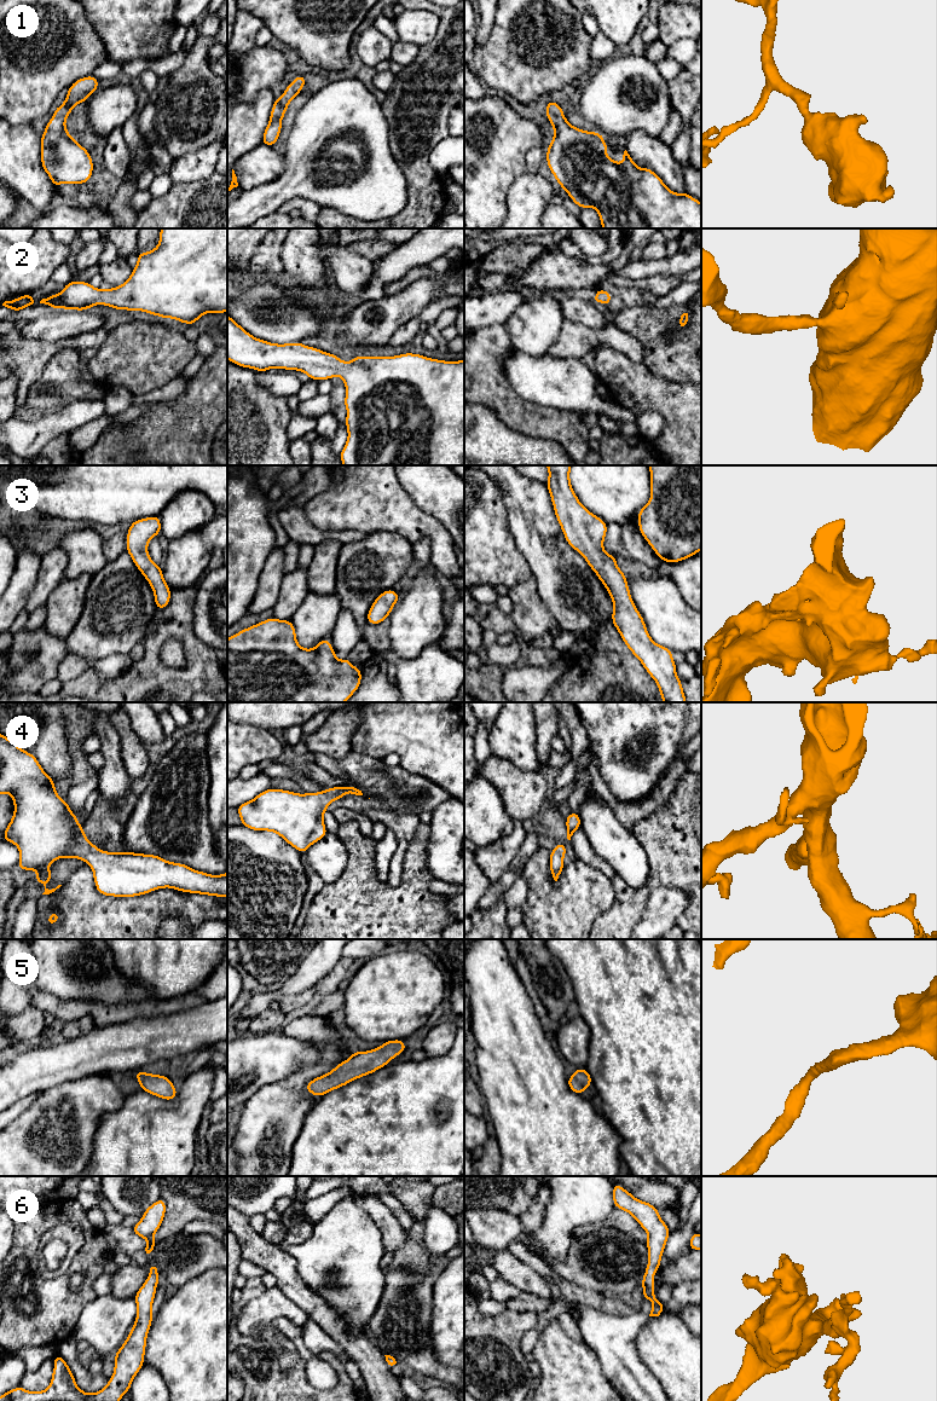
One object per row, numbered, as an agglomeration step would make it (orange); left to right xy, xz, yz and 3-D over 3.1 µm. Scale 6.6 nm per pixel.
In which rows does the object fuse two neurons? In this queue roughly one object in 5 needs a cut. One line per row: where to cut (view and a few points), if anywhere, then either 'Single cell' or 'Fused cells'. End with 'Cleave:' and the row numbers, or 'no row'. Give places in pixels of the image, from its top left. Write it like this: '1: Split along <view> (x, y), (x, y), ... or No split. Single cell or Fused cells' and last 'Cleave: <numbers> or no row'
1: No split. Single cell
2: No split. Single cell
3: No split. Single cell
4: No split. Single cell
5: No split. Single cell
6: No split. Single cell
Cleave: no row

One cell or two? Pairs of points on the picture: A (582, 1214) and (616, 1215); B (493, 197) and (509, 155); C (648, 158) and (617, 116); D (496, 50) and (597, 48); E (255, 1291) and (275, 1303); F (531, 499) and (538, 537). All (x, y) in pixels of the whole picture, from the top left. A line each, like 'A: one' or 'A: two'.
A: two
B: one
C: two
D: two
E: two
F: one

